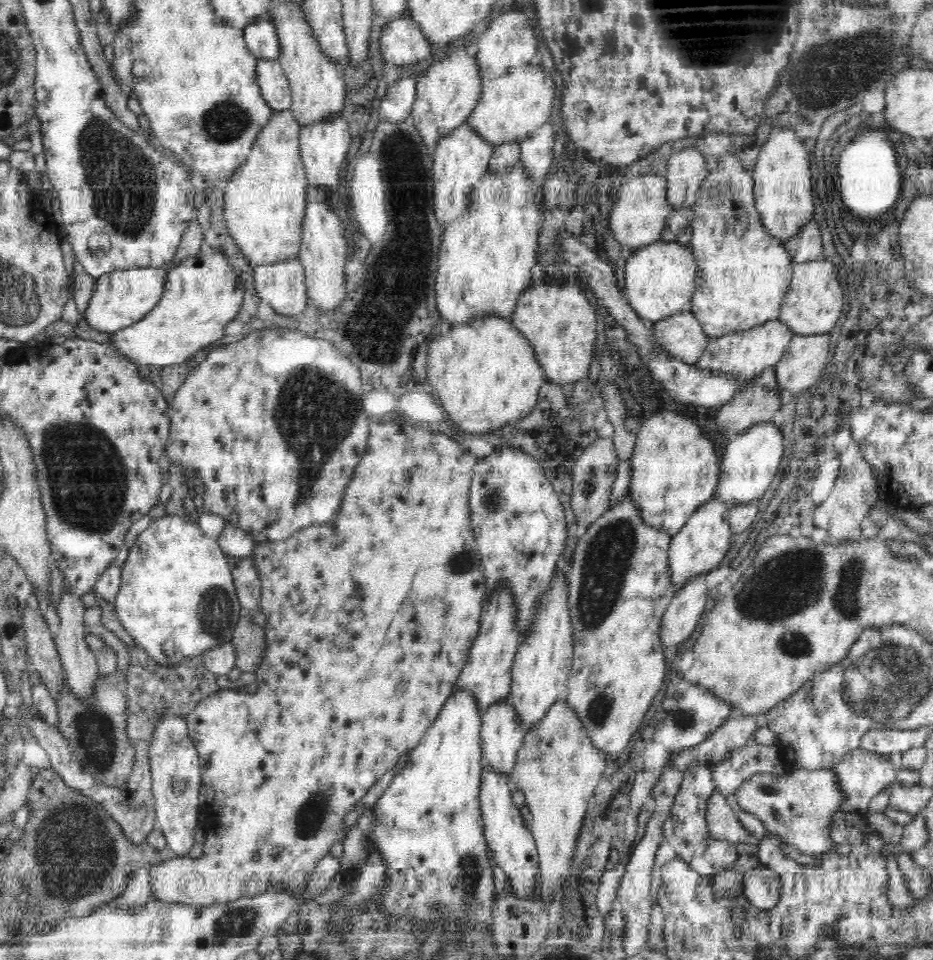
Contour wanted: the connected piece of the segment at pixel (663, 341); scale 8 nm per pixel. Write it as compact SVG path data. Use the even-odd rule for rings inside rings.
M684 310L655 322L652 335L662 349L686 363L696 364L710 337L703 331L699 320Z

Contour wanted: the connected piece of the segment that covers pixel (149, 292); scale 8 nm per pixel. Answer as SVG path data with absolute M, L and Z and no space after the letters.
M140 267L107 272L96 277L96 290L86 306L84 318L94 330L115 333L142 320L159 303L167 283L168 268Z

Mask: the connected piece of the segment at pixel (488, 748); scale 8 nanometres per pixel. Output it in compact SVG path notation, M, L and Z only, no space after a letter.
M507 698L488 706L481 713L480 748L484 767L508 775L528 730Z

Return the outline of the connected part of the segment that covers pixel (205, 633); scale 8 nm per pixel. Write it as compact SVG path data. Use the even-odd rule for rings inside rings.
M164 515L151 521L129 548L122 566L121 587L114 600L114 610L135 644L140 645L157 663L166 666L178 664L185 658L230 643L232 632L243 613L234 586L232 564L226 561L226 556L219 542L206 535L197 523L175 515ZM168 642L172 642L172 654L164 654L162 650Z

